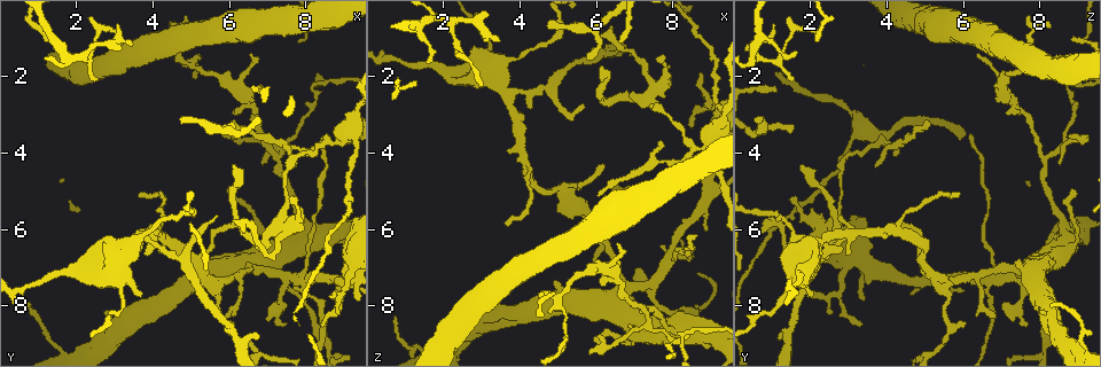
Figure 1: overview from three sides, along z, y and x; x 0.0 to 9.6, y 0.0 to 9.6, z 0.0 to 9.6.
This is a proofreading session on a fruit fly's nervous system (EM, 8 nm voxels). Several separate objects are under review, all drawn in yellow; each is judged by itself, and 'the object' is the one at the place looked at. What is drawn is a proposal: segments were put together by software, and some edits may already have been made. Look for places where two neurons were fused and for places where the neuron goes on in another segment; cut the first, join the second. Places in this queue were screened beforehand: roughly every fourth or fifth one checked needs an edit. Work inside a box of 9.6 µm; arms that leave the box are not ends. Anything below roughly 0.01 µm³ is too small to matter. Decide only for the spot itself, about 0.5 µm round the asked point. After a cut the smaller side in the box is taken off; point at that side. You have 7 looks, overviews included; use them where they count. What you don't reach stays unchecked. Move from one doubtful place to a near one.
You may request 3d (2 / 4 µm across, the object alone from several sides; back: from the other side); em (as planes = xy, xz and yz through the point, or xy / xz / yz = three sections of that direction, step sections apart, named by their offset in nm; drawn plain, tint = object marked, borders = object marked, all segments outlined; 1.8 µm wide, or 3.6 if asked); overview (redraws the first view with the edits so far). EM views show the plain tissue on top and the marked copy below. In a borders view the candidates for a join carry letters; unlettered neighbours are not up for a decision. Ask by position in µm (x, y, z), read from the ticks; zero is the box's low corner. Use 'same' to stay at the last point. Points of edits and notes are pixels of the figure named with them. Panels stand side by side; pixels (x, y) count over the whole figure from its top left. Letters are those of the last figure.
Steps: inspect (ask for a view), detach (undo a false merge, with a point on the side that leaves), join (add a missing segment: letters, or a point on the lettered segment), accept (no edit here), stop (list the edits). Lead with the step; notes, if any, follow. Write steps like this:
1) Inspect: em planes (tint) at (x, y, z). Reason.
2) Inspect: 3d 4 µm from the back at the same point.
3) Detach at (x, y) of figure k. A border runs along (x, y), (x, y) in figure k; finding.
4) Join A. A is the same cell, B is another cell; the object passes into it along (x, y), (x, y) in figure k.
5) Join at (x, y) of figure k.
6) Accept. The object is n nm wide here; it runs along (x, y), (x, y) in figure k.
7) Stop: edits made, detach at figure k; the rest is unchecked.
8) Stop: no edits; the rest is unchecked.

Inspect: 3d 4 µm at (3.50, 1.15, 1.10). Thin end.

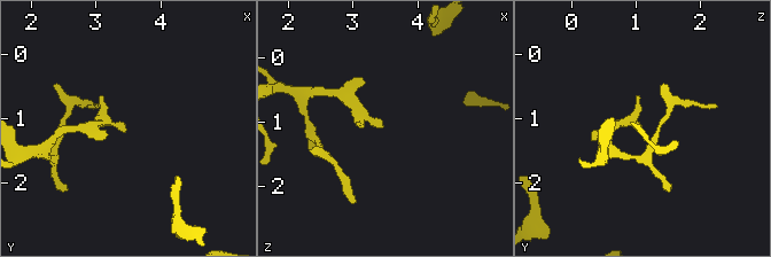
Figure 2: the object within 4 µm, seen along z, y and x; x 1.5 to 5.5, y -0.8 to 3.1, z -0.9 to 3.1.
Inspect: em xy step 4 (borders) at (3.45, 1.15, 1.05).

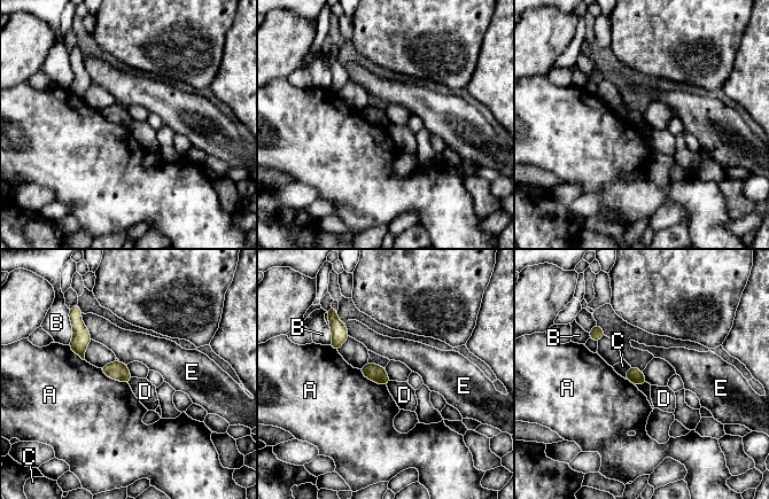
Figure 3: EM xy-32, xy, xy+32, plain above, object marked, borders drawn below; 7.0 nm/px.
Accept. A, B, C, D and E are other cells; a border runs along (132, 377), (127, 383) in figure 3; no lettered segment goes on from it.

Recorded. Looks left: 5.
Inspect: 3d 4 µm at (7.60, 5.25, 1.60). Branch stops here.

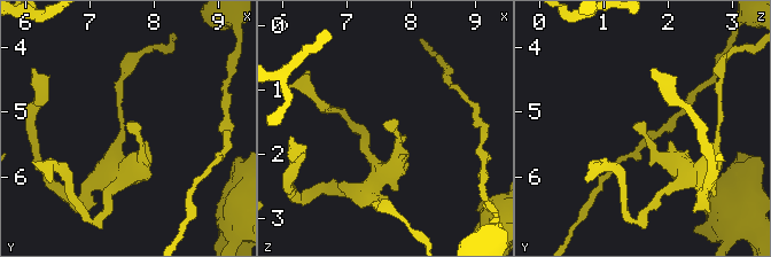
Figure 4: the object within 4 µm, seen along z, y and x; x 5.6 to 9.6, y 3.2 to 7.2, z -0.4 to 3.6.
Inspect: em yz step 8 (borders) at (7.65, 5.20, 1.60). Shape alone is not enough.

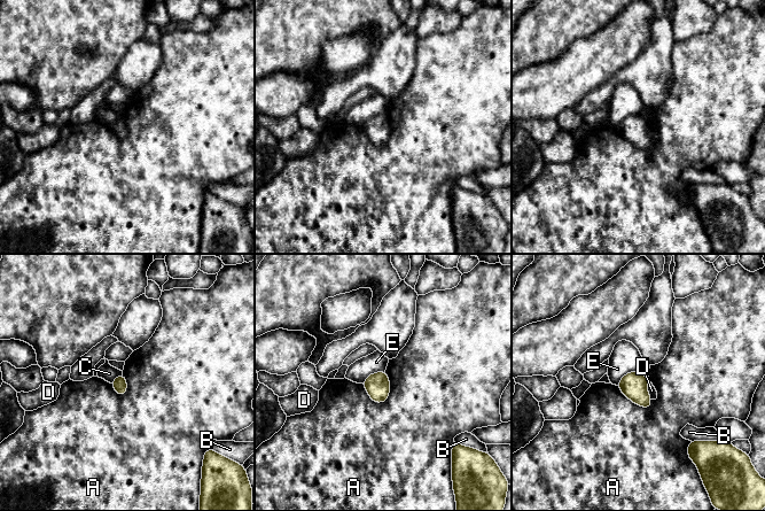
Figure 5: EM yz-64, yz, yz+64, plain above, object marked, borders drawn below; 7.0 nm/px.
Accept. The object is 100 nm wide here; A, B, C, D and E are other cells; a border runs along (385, 371), (389, 396), (375, 403) in figure 5; no lettered segment goes on from it.

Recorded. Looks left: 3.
Inspect: em planes (tint) at (8.60, 3.65, 3.90). Looks like a crossing.

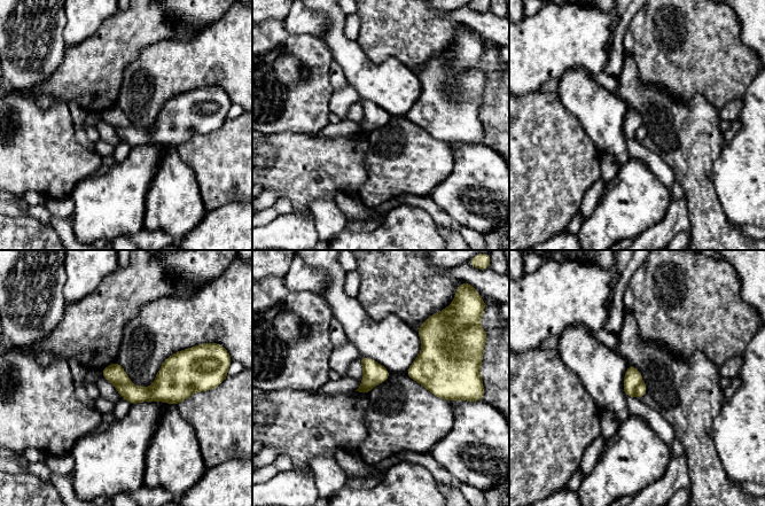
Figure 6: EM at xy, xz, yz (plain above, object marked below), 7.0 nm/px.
Inspect: em planes (borders) at the same point. See the neighbours.

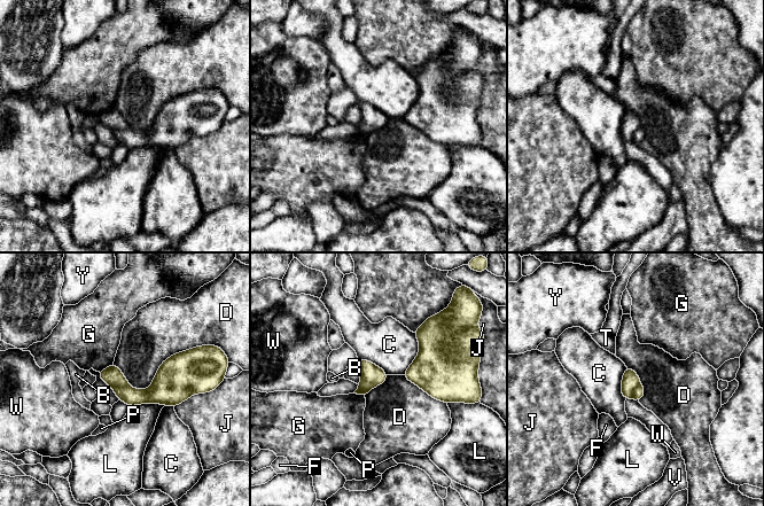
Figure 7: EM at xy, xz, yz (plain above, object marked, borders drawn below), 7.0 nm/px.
Detach at (112, 375) of figure 7. The object is 140 nm wide here; B, C, D, F, G, J, L, P, T, V, W and Y are other cells; a border runs along (129, 387), (114, 389) in figure 7; a second neuron is stuck on.

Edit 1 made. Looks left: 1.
Stop: edits made, detach at figure 7; the rest is unchecked.

